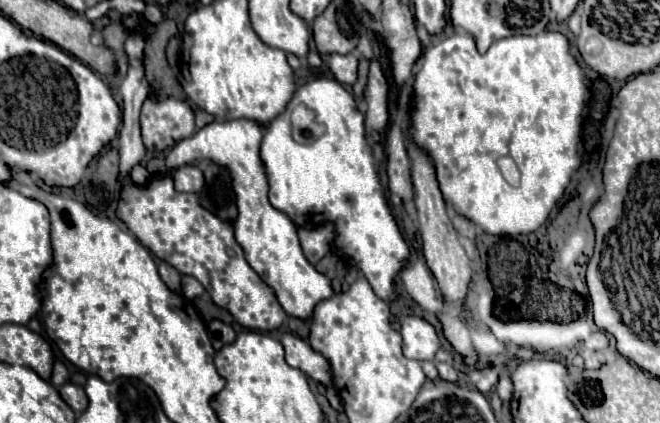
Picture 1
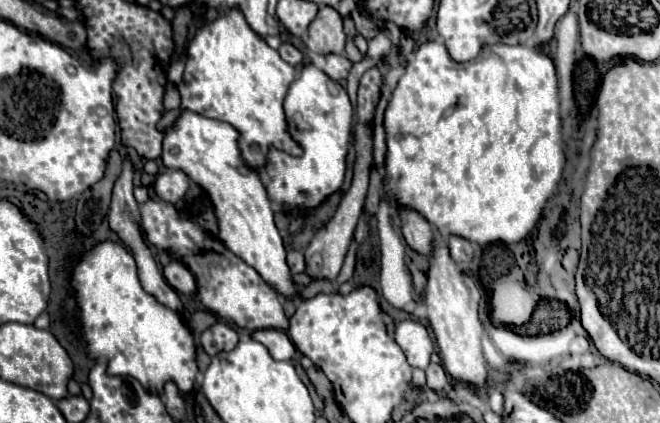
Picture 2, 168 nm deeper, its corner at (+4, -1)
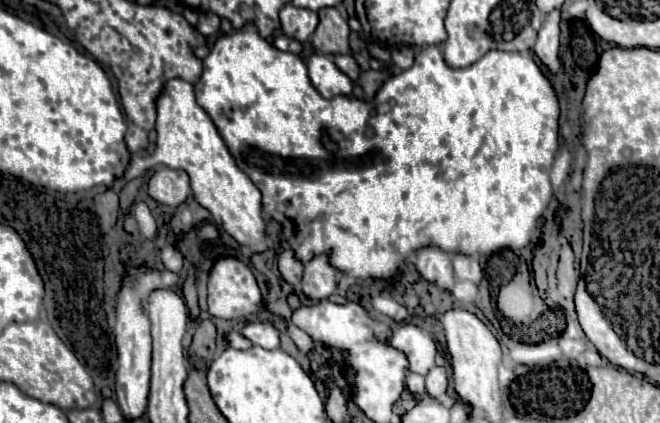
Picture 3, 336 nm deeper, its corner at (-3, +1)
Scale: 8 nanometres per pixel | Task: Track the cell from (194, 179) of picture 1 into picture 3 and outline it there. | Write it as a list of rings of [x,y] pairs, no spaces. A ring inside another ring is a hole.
[[[158,167],[148,183],[148,195],[160,205],[178,207],[186,201],[190,191],[190,179],[184,171],[170,167]]]

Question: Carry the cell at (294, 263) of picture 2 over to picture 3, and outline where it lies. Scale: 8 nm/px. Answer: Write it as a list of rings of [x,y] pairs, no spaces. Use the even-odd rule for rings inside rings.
[[[286,247],[286,249],[280,253],[278,269],[280,269],[282,277],[284,277],[288,283],[292,283],[296,289],[300,287],[304,265],[302,265],[302,261],[294,255],[294,251],[292,251],[292,249],[288,249],[288,247]]]

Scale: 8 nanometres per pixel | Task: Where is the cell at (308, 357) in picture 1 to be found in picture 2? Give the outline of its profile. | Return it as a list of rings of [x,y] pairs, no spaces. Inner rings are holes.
[[[259,329],[251,333],[251,339],[263,343],[267,347],[267,351],[271,353],[271,357],[279,359],[279,361],[289,361],[295,355],[295,347],[289,341],[287,333],[277,331],[277,329]]]

